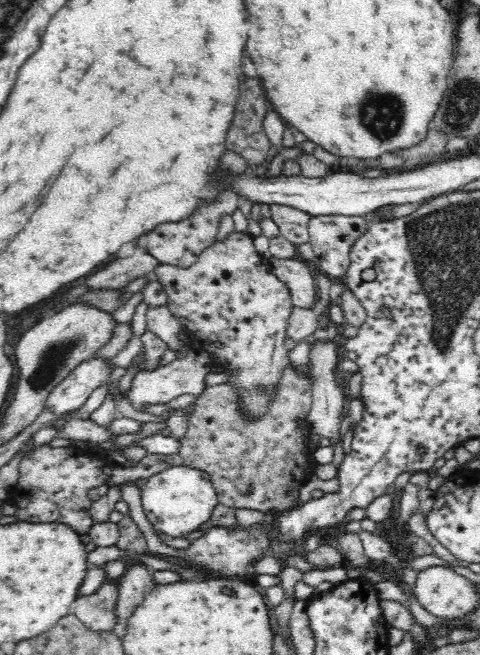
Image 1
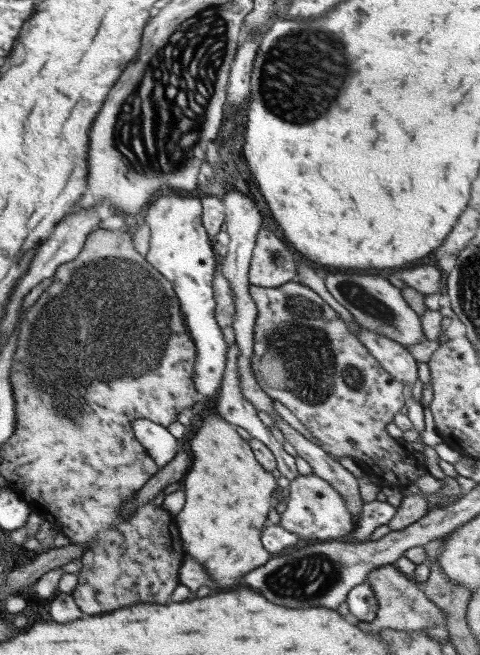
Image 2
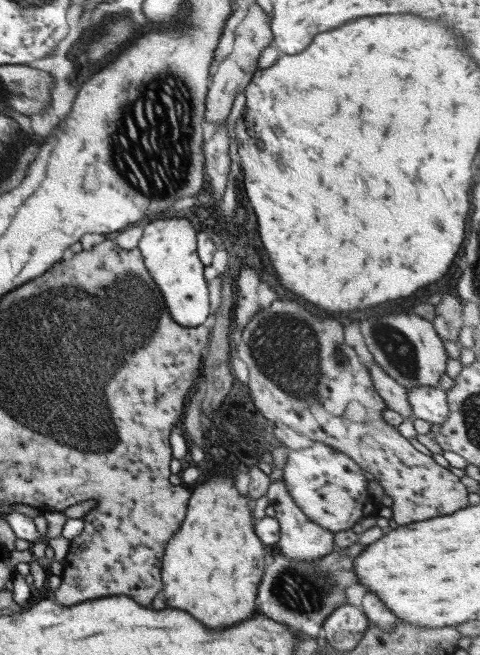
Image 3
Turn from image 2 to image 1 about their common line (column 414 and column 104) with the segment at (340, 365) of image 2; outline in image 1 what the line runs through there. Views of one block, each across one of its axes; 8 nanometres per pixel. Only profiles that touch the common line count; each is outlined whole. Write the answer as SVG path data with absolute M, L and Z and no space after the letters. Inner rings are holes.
M48 444L32 448L30 452L26 453L22 457L19 463L19 479L16 483L16 486L14 486L14 504L16 505L16 508L18 508L18 510L15 512L16 518L18 518L18 521L26 520L26 522L64 523L68 524L69 527L72 527L74 531L78 532L79 535L88 534L90 527L93 525L93 520L89 513L92 500L88 497L88 494L93 488L100 487L102 484L107 482L114 467L116 467L116 464L110 460L107 454L101 456L101 452L93 452L92 448L82 450L76 446L49 447Z

